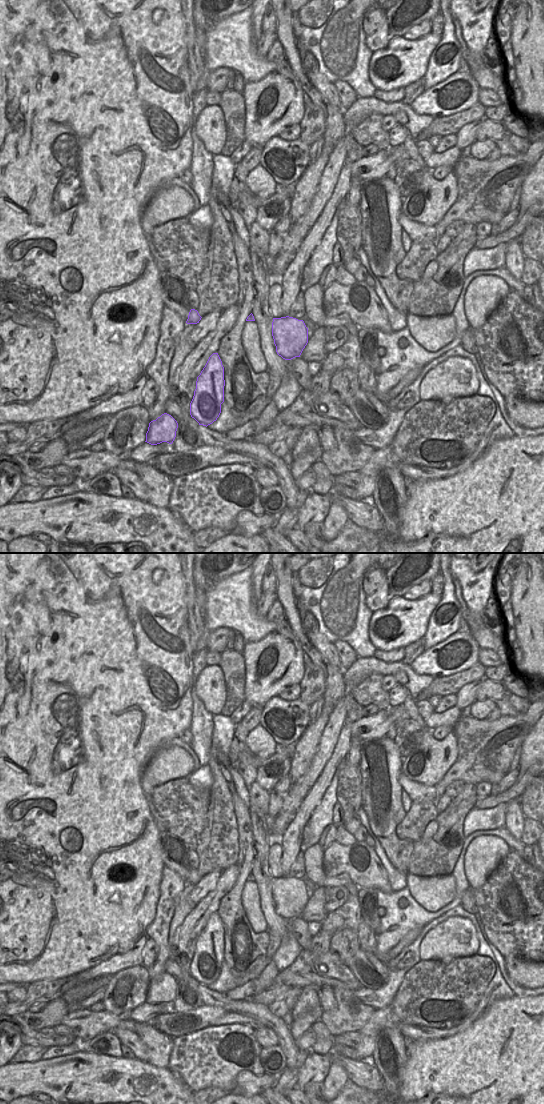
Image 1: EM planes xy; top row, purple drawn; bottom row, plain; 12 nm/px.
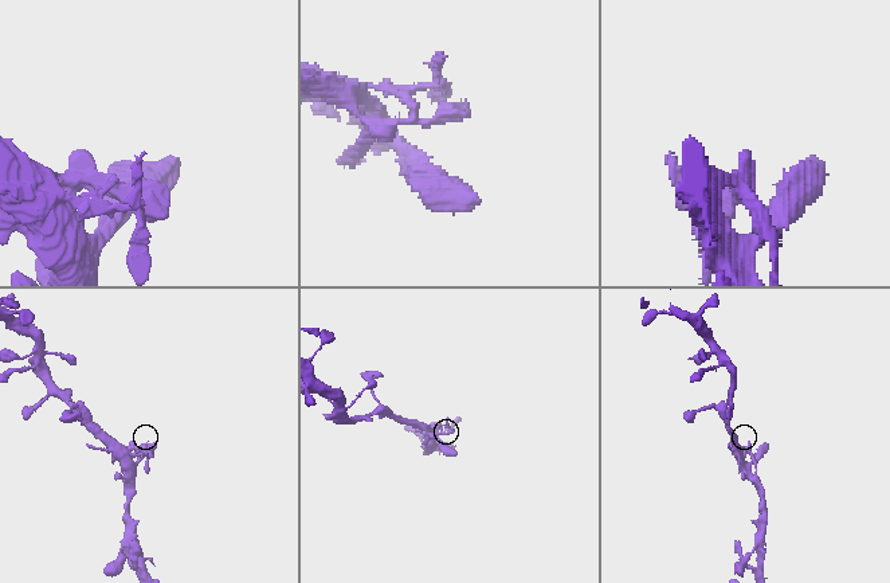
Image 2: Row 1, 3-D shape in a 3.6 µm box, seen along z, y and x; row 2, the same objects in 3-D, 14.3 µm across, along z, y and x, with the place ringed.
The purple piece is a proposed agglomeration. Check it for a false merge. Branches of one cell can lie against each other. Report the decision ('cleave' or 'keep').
keep

